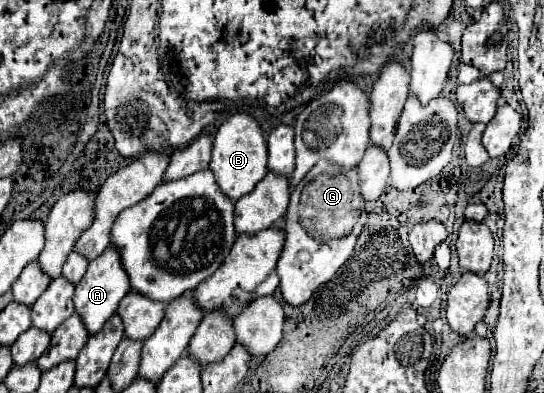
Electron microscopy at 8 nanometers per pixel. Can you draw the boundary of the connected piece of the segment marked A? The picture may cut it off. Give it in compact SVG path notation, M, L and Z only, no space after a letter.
M109 246L99 258L91 260L89 262L89 268L83 276L83 280L77 284L75 288L75 296L73 296L73 302L75 302L75 310L77 314L83 318L87 330L91 334L99 332L103 328L103 324L117 312L117 306L119 302L123 300L123 296L129 292L129 276L121 264L121 254L115 246Z

